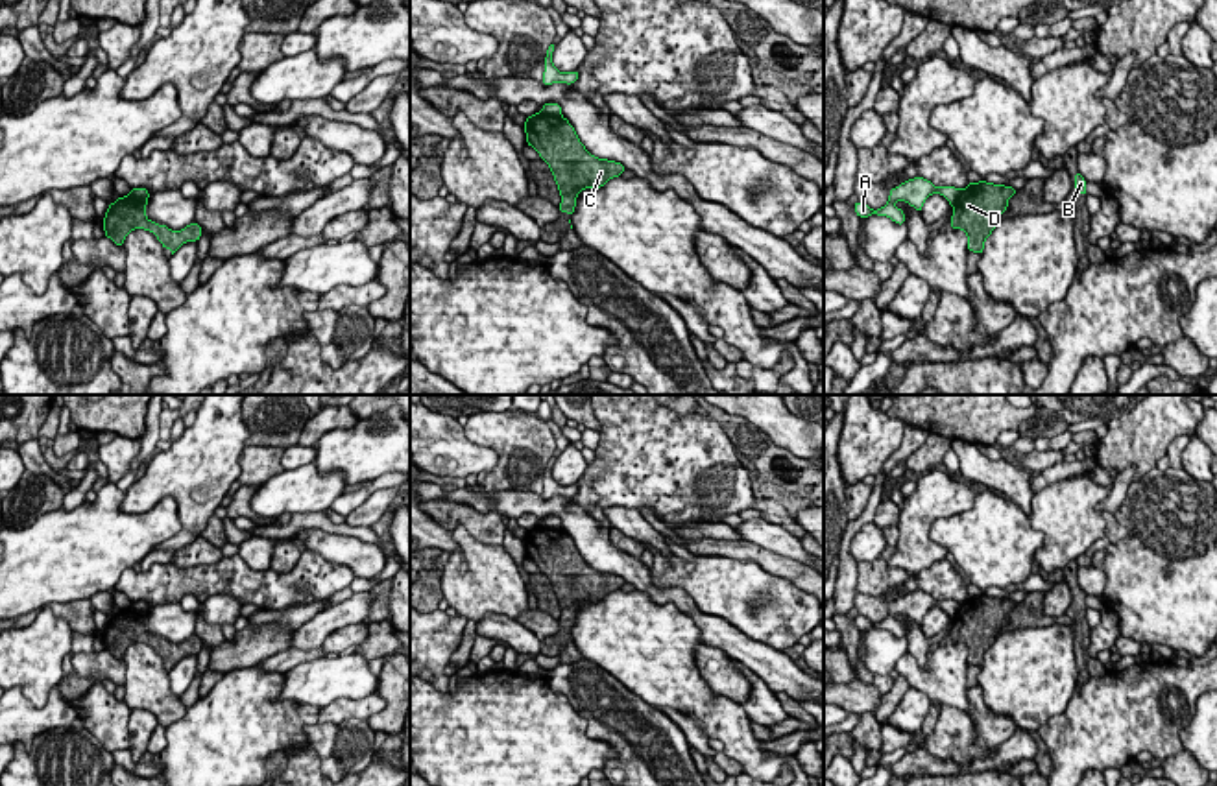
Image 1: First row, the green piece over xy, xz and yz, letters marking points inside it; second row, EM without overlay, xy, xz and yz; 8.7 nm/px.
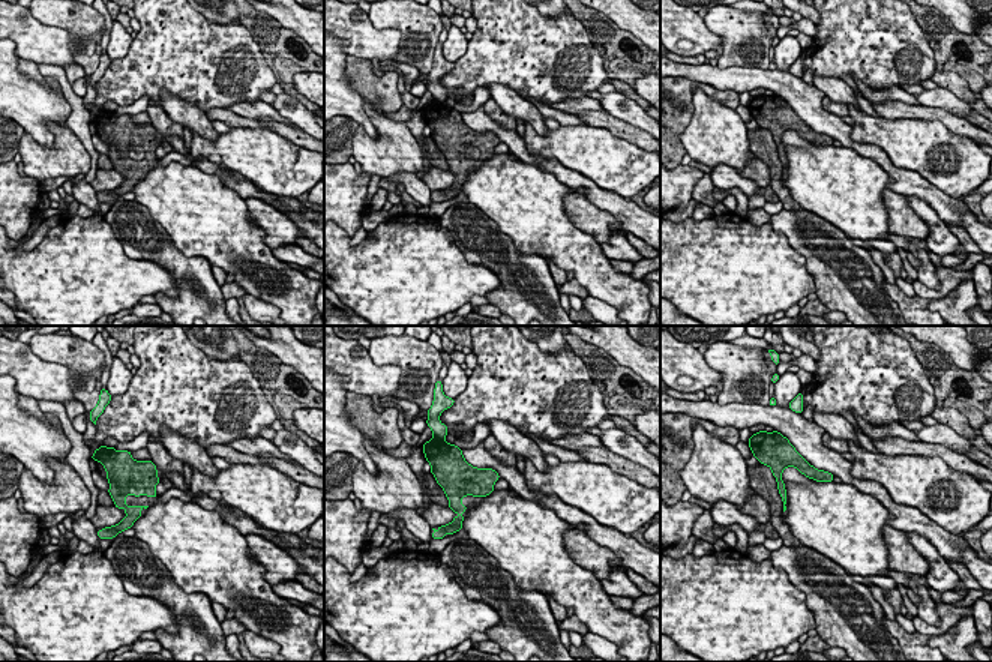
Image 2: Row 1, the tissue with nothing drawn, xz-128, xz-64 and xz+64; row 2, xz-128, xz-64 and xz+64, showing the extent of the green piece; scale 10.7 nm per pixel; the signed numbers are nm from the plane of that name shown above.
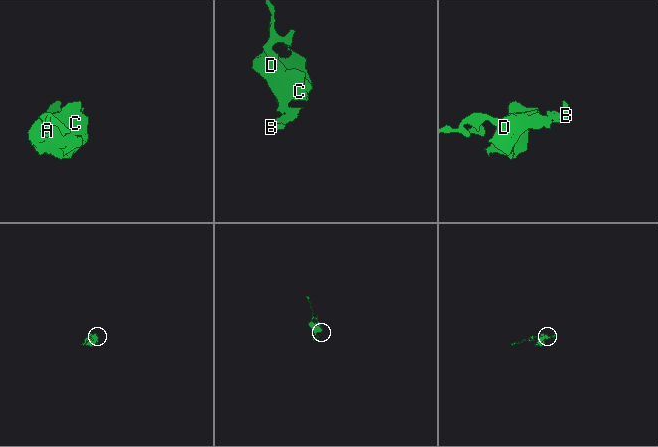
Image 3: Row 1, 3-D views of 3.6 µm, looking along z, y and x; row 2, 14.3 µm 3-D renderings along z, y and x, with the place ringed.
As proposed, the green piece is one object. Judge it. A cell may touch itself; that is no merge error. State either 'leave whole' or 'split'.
split

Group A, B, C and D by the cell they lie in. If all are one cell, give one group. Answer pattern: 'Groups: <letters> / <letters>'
Groups: A / B C D

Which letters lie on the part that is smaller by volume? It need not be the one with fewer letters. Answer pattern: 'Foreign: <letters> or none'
Foreign: A

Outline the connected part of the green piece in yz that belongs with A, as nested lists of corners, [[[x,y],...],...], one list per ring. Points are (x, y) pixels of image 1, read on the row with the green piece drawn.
[[[914,177],[914,179],[909,179],[909,181],[901,183],[899,186],[892,188],[890,196],[888,196],[888,203],[885,207],[874,210],[866,203],[857,201],[853,205],[853,208],[855,208],[859,218],[868,218],[872,214],[877,214],[877,216],[890,218],[898,225],[903,225],[905,223],[905,214],[894,203],[896,201],[905,201],[910,207],[914,207],[918,212],[922,212],[923,201],[931,194],[940,194],[949,201],[949,205],[953,205],[957,201],[957,197],[960,196],[960,190],[955,188],[955,186],[940,186],[938,188],[923,177]]]

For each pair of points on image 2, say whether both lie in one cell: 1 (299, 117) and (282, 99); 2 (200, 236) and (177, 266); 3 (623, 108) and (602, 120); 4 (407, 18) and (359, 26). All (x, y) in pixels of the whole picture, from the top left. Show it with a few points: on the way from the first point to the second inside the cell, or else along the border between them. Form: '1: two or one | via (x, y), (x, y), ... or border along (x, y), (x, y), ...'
1: one | via (294, 113), (285, 104)
2: two | border along (162, 228), (185, 255), (203, 255), (212, 264)
3: two | border along (605, 110), (644, 131)
4: two | border along (368, 15), (377, 27), (399, 32), (398, 48)

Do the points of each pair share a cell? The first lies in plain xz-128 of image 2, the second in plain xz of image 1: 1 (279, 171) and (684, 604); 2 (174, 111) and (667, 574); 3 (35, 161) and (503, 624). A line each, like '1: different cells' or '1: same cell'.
1: different cells
2: different cells
3: different cells

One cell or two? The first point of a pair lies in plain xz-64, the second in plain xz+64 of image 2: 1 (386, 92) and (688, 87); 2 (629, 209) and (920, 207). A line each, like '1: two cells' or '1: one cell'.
1: one cell
2: two cells

